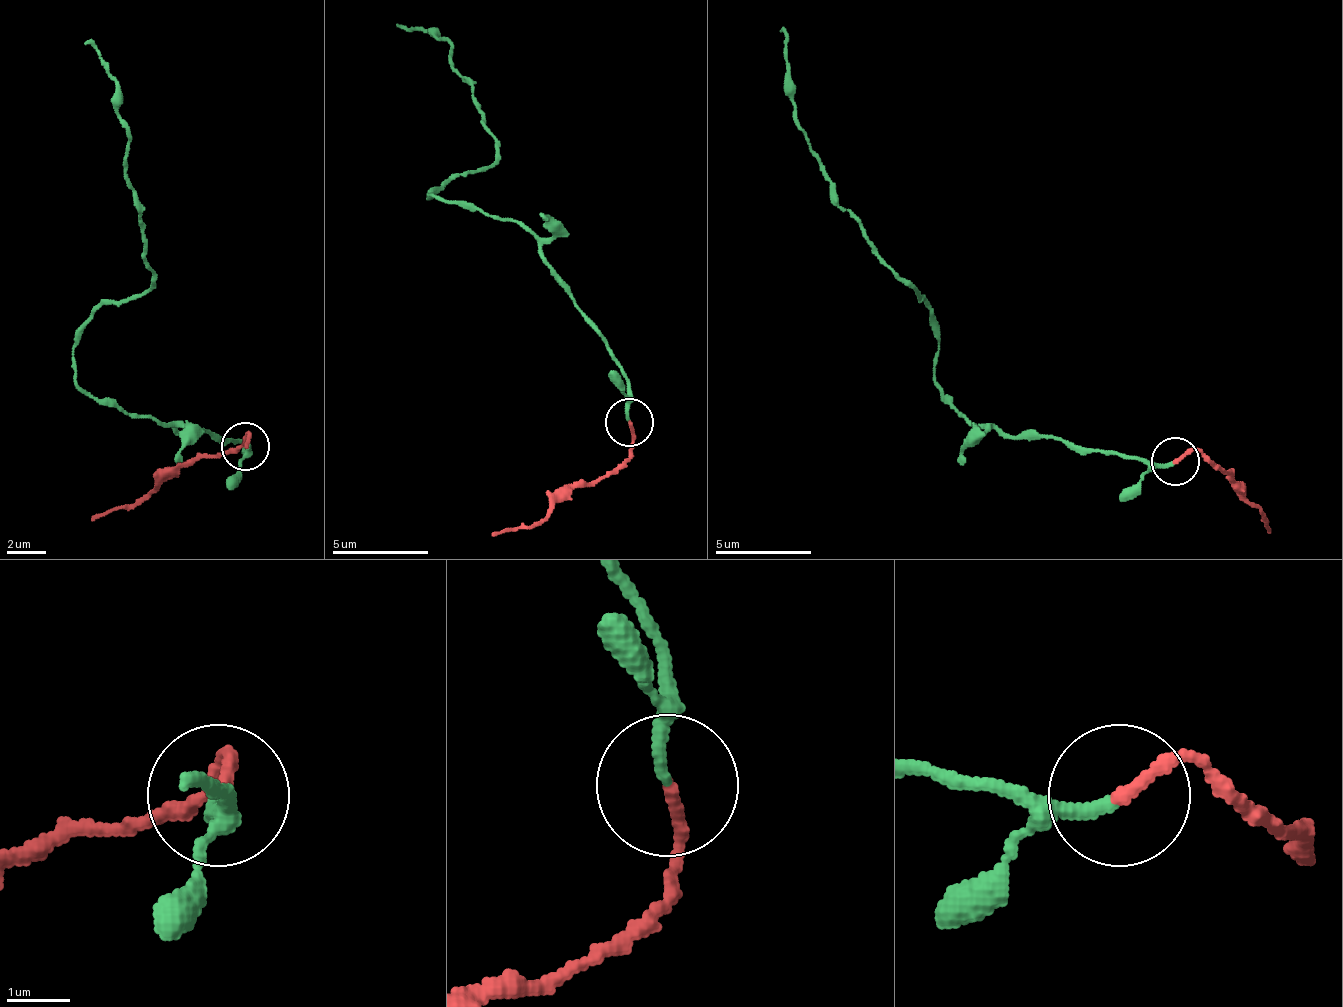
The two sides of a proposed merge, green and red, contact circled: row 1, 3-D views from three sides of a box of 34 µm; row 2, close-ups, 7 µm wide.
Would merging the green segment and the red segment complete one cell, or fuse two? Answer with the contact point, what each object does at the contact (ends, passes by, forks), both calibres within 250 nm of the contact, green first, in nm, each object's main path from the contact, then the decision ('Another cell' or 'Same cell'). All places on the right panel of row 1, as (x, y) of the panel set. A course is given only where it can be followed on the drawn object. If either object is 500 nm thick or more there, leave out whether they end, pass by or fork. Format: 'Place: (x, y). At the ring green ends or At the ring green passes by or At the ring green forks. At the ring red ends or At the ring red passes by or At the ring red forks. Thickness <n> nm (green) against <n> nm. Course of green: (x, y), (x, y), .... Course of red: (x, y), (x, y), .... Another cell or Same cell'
Place: (1175, 461). At the ring green ends. At the ring red ends. Thickness 190 nm (green) against 180 nm. Course of green: (1176, 462), (980, 429), (950, 402), (933, 376), (938, 323), (836, 201), (836, 182), (791, 99), (778, 29). Course of red: (1176, 462), (1196, 448), (1214, 466), (1226, 470), (1229, 478), (1268, 519), (1269, 532). Another cell

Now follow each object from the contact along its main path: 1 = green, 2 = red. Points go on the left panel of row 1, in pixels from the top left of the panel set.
1: (246, 447), (102, 405), (74, 382), (79, 328), (105, 305), (149, 291), (116, 80), (83, 42)
2: (246, 447), (249, 431), (233, 450), (183, 463), (131, 505), (93, 519)

